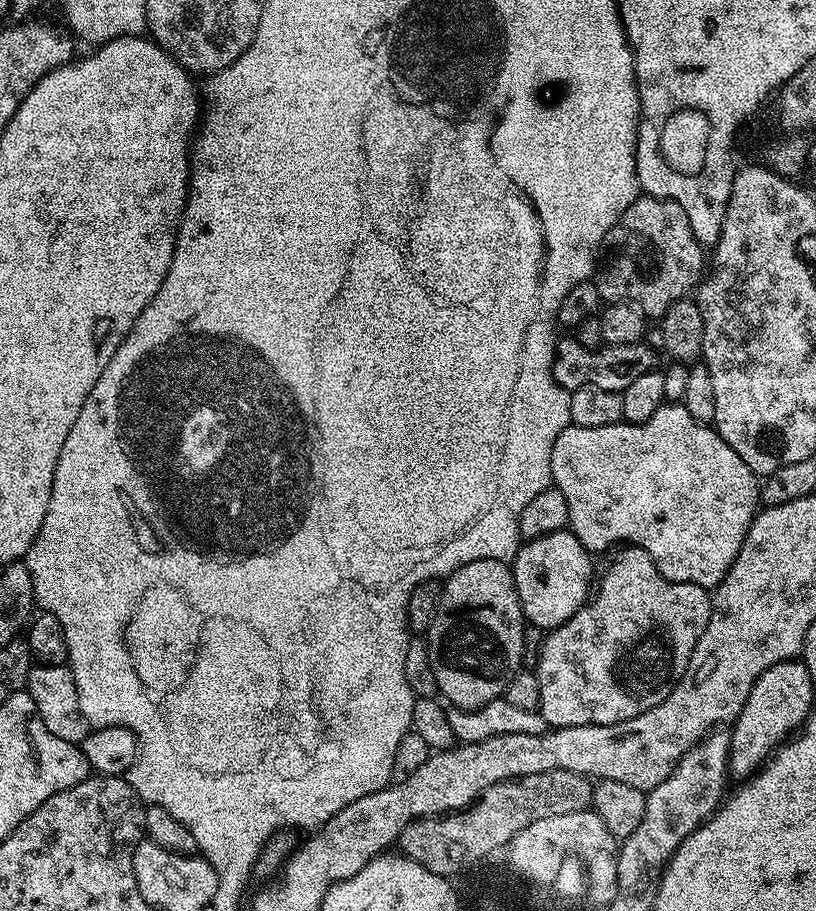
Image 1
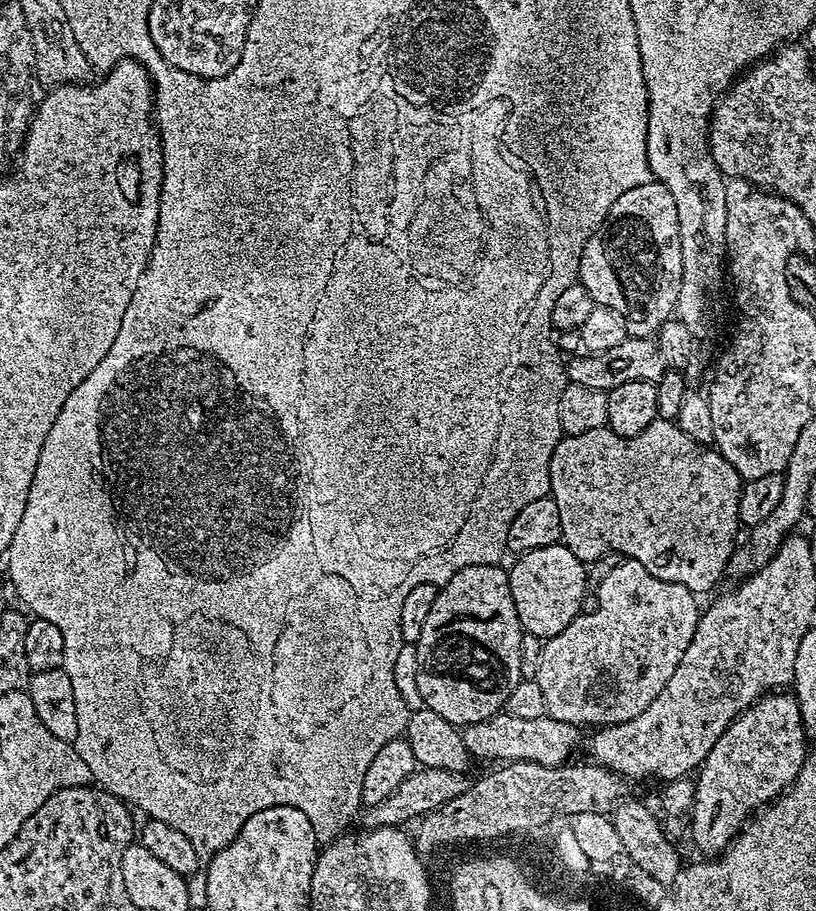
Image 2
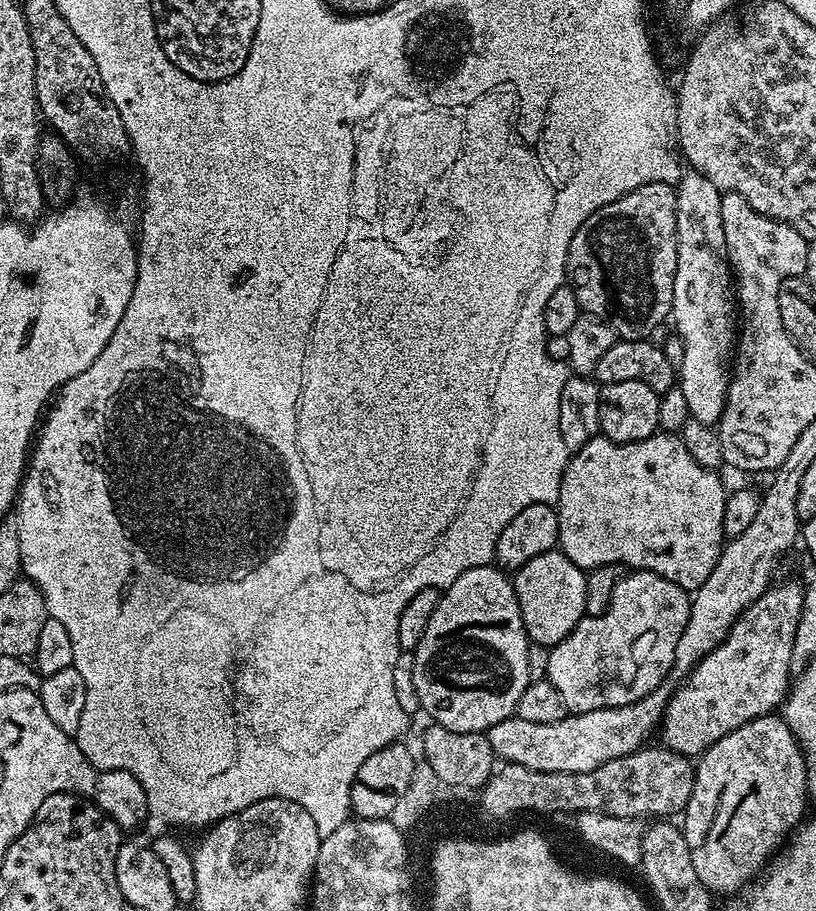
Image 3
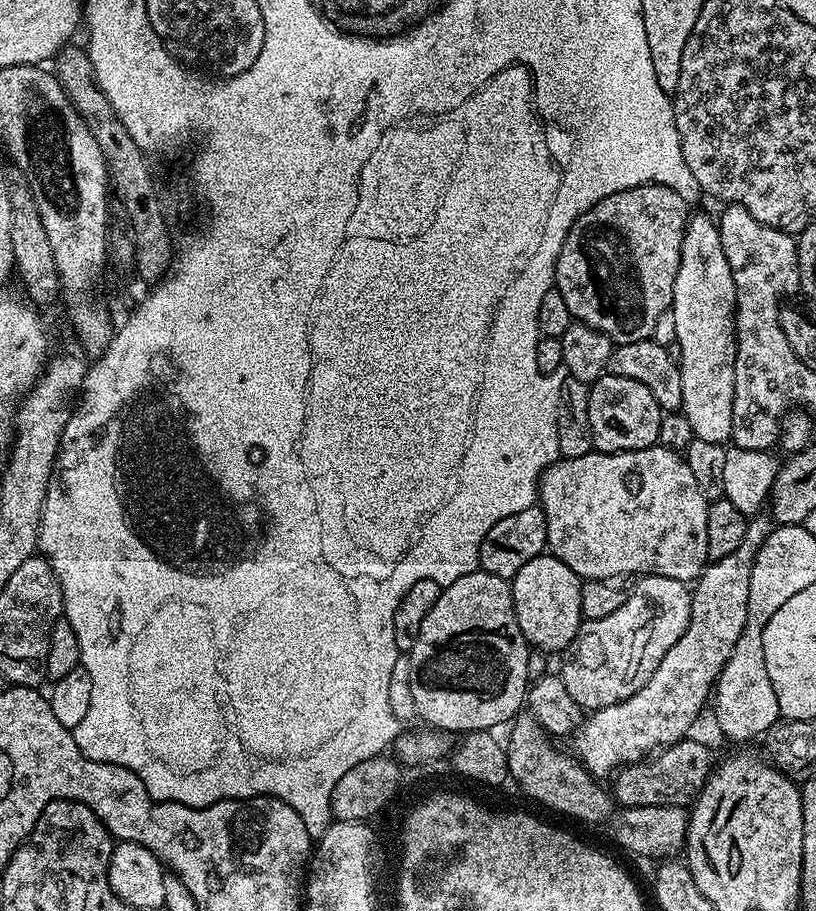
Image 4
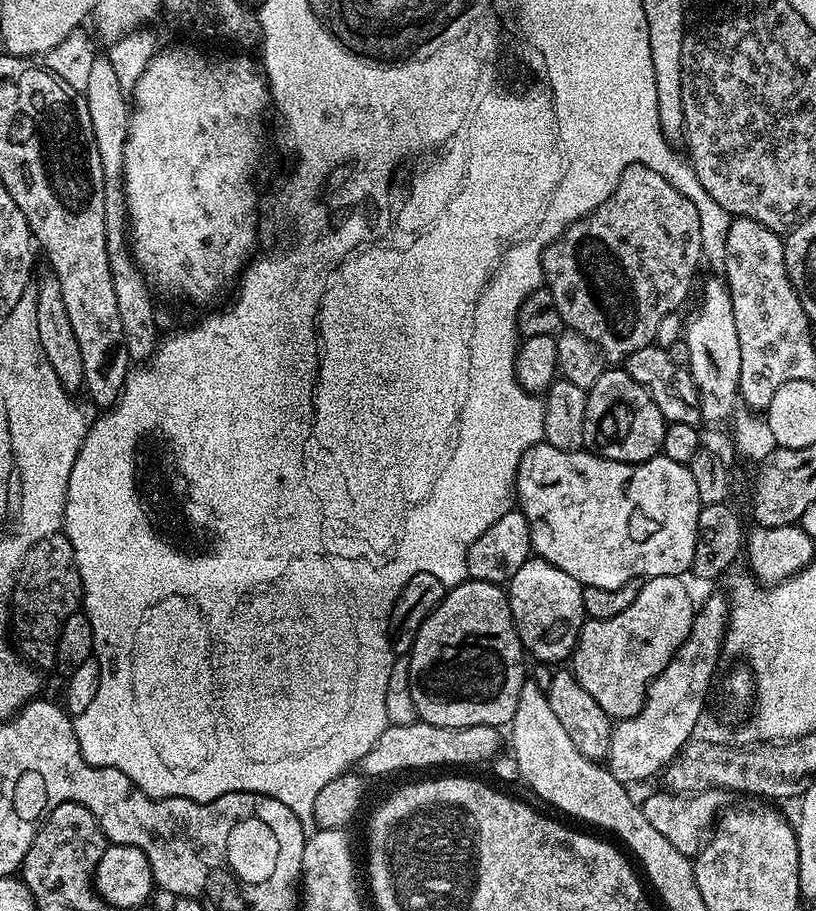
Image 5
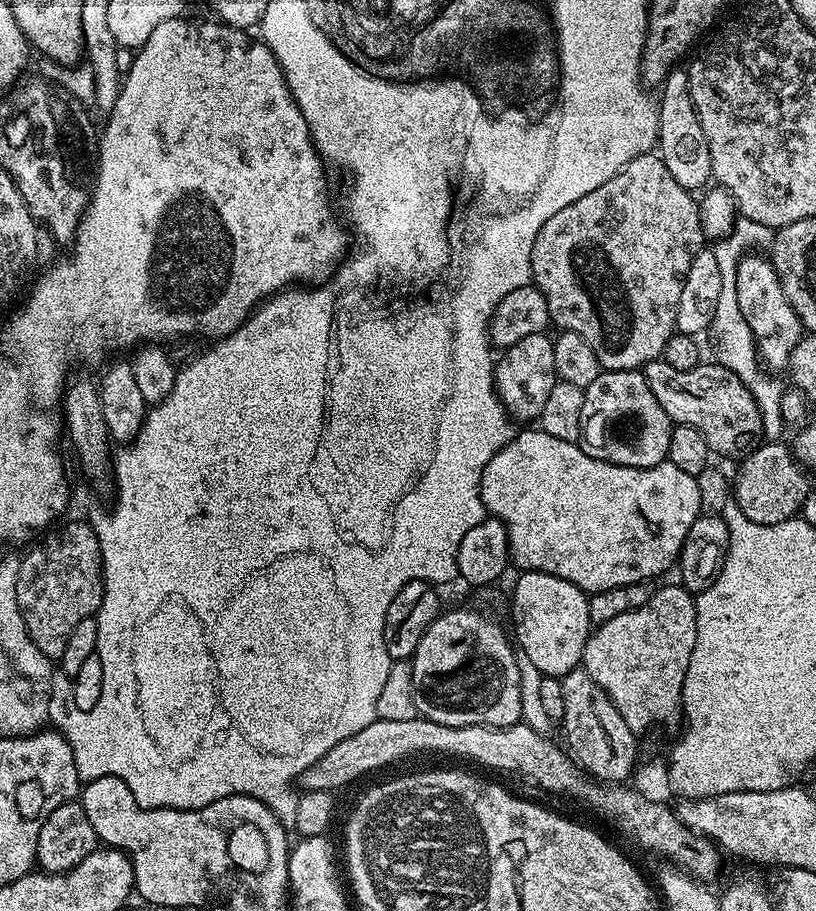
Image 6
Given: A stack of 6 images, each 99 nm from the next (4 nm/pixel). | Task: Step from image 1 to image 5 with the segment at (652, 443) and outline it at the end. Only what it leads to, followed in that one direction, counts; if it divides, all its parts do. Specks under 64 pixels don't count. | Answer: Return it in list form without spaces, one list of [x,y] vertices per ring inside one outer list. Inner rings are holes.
[[[541,442],[534,445],[530,450],[526,450],[526,454],[518,466],[514,500],[518,505],[518,511],[524,515],[530,526],[530,542],[533,553],[539,559],[558,566],[558,570],[566,570],[566,574],[570,574],[570,578],[574,578],[584,588],[598,586],[602,590],[614,590],[618,586],[631,584],[641,578],[654,576],[683,577],[691,569],[694,550],[696,549],[696,538],[700,531],[698,514],[702,505],[698,498],[698,486],[694,486],[694,478],[690,474],[687,464],[670,462],[670,458],[666,458],[662,454],[651,456],[649,460],[644,460],[640,464],[627,464],[626,462],[595,456],[593,452],[587,450],[567,452],[566,450],[558,450],[546,442]]]

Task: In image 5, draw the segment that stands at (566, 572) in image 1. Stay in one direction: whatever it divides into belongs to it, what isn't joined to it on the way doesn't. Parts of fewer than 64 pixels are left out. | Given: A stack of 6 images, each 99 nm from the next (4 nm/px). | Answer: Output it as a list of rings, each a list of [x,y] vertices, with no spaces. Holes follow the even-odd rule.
[[[530,558],[518,566],[518,574],[508,581],[506,591],[512,621],[525,653],[549,666],[555,665],[555,660],[567,661],[576,648],[586,619],[582,585],[570,578],[566,570],[558,570],[558,566],[539,558]]]

